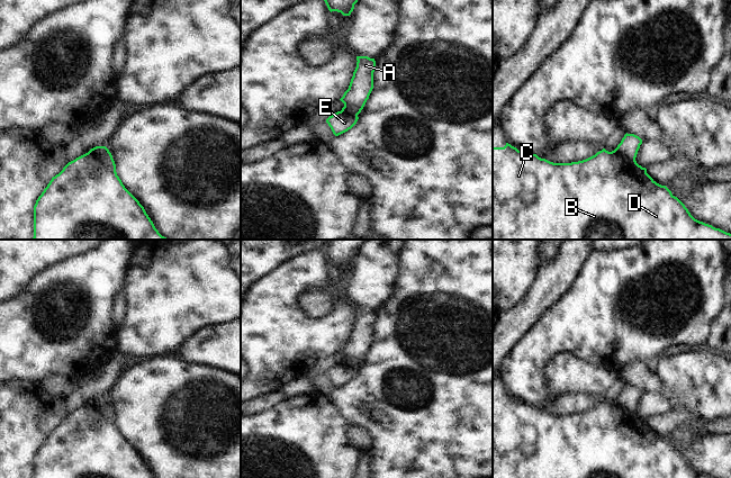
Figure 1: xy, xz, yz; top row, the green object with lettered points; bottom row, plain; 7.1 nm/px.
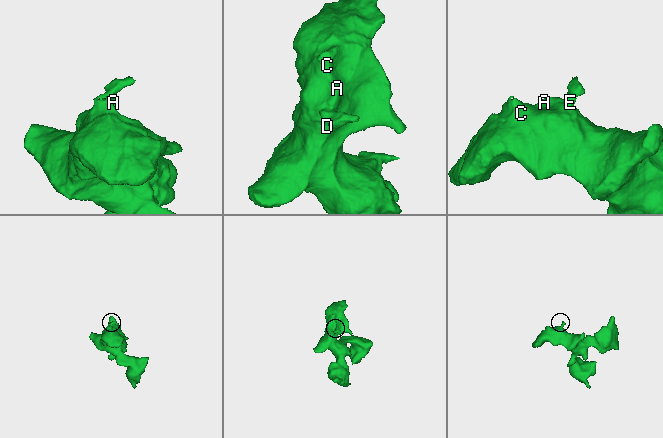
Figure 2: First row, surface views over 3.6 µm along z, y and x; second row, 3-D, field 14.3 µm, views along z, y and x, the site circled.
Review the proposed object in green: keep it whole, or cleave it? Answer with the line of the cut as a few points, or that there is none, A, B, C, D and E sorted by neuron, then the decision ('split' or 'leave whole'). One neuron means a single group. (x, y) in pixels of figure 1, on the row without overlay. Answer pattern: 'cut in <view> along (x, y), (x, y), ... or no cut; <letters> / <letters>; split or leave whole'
cut in yz along (614, 402), (634, 412); A B C D / E; split

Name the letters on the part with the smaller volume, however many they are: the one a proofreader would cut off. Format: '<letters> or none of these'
E

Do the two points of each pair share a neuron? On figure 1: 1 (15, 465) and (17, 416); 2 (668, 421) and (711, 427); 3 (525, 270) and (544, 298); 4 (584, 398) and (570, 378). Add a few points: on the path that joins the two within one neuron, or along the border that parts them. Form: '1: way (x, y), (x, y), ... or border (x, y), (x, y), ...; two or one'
1: way (15, 452), (17, 429); one
2: way (678, 421), (692, 421), (701, 426); one
3: border (541, 267), (528, 292), (517, 301); two
4: border (603, 396), (571, 393), (562, 394), (553, 399); two

